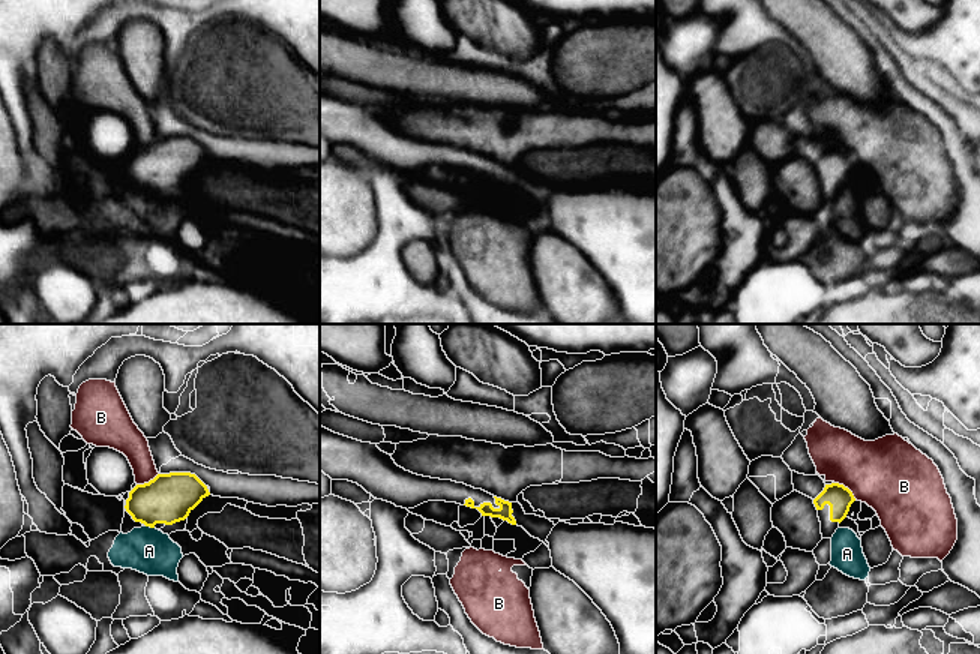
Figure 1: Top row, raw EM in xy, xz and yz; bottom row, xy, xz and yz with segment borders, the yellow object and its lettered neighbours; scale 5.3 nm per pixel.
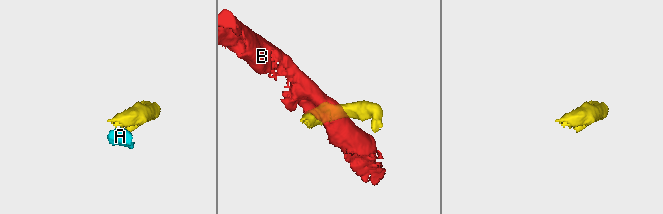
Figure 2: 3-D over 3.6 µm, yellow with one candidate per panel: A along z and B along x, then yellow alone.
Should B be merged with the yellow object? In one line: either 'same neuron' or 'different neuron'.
different neuron

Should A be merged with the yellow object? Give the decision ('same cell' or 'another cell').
another cell

